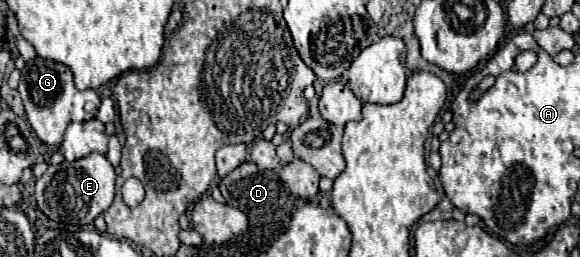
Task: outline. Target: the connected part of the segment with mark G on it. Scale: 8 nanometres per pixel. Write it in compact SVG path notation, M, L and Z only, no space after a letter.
M33 58L21 70L19 94L27 112L27 120L35 130L37 138L49 146L59 146L63 142L63 134L69 122L85 122L95 118L99 108L99 94L95 90L79 92L73 84L73 74L65 64Z

